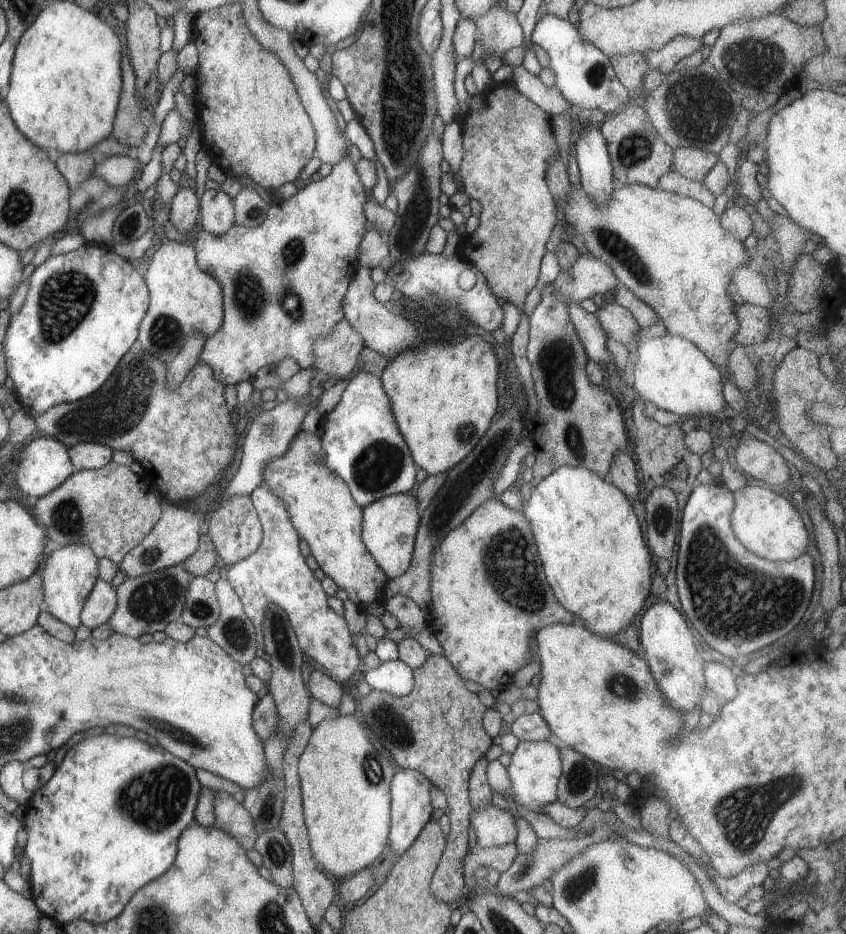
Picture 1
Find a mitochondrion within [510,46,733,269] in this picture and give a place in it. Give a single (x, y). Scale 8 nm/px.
(694, 107)

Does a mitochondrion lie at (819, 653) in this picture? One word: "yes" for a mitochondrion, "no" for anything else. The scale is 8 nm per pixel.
no

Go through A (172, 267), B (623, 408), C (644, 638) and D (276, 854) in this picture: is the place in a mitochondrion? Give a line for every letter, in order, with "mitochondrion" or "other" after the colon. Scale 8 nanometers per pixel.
A: other
B: other
C: other
D: mitochondrion

